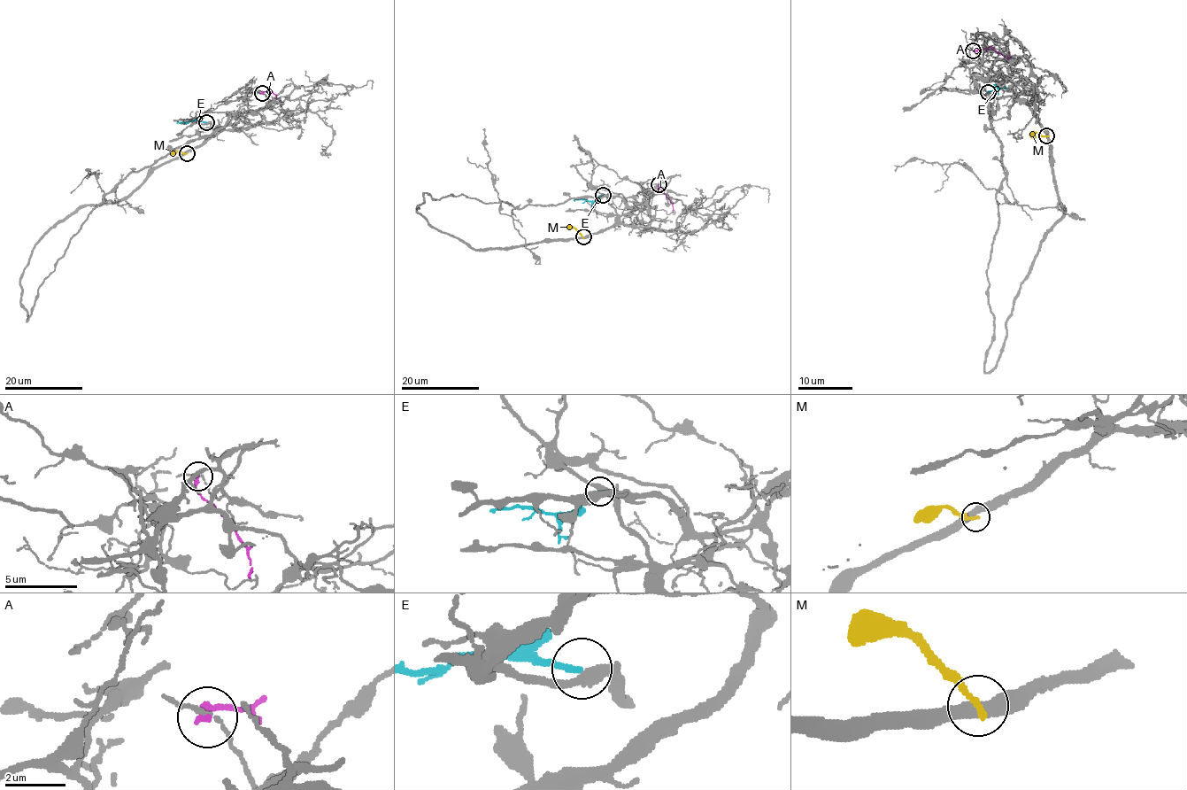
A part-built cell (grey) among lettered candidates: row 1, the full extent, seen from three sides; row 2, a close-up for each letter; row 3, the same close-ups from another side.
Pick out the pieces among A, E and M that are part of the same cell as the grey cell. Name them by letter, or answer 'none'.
E

